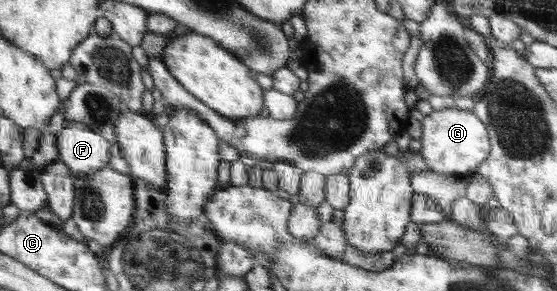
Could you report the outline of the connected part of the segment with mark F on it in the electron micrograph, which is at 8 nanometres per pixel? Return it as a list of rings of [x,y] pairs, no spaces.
[[[79,122],[66,123],[57,135],[60,161],[66,164],[73,176],[90,174],[108,166],[112,143]]]

